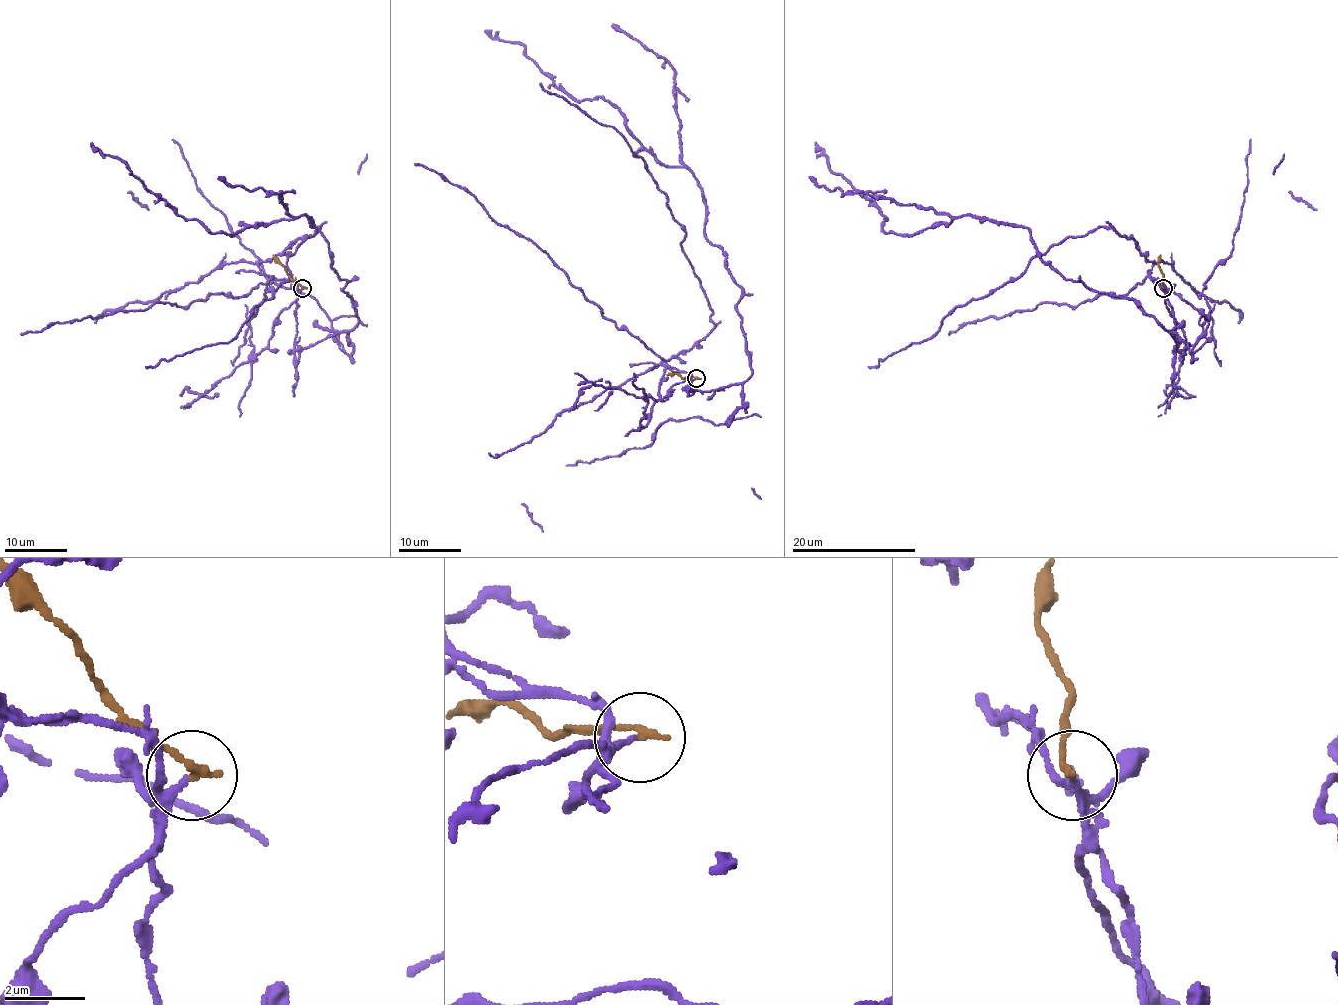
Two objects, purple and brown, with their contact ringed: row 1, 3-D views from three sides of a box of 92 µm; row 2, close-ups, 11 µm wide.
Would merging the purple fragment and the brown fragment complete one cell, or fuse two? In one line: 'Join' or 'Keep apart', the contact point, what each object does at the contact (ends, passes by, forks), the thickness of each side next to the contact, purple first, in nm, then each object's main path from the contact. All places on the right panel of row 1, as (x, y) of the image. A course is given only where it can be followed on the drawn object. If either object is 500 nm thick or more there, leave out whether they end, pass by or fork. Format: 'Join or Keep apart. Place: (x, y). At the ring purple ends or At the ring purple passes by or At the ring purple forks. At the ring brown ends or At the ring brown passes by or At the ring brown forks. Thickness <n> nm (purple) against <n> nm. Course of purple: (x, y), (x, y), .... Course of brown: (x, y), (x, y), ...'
Keep apart. Place: (1163, 288). At the ring purple passes by. At the ring brown ends. Thickness 140 nm (purple) against 200 nm. Course of purple: (1164, 288), (1176, 346), (1131, 299), (1052, 270), (1027, 228), (965, 215), (886, 232), (816, 142). Course of brown: (1164, 288), (1158, 264), (1161, 254)

